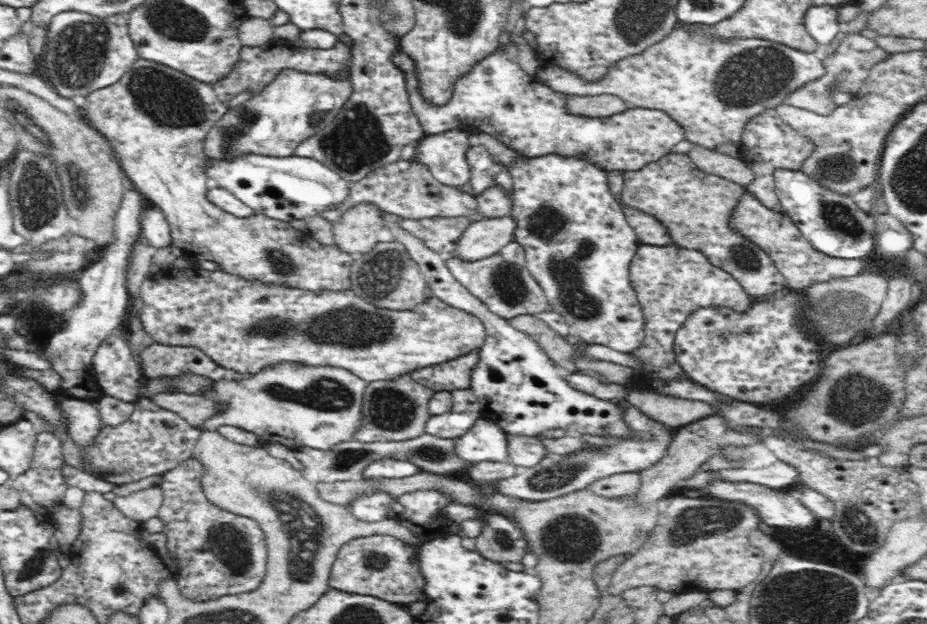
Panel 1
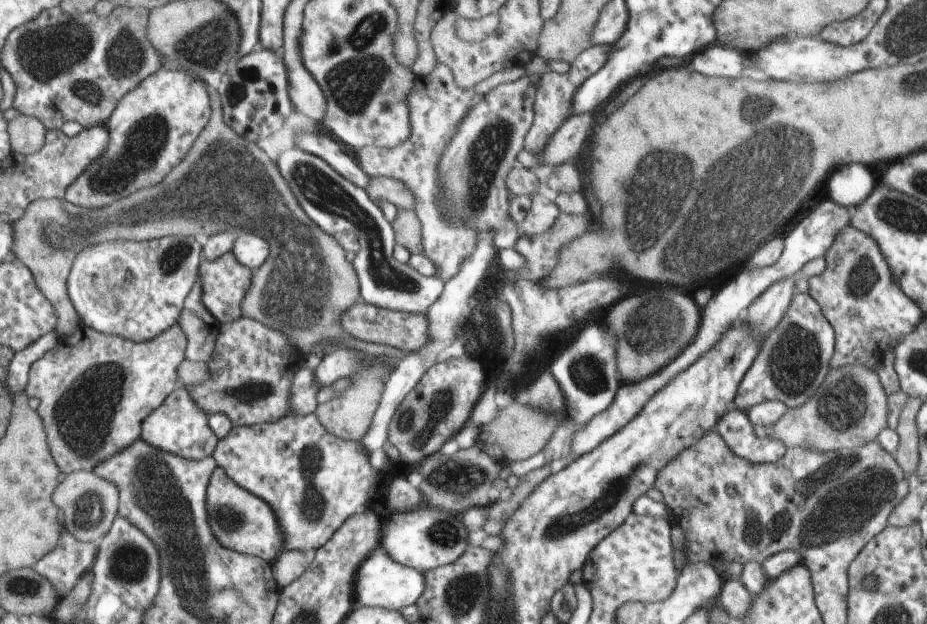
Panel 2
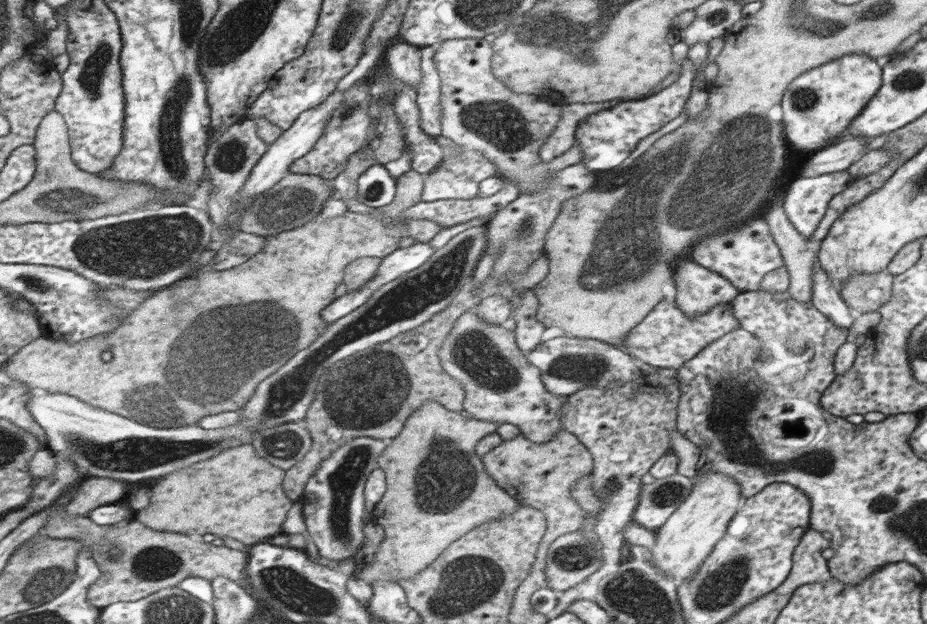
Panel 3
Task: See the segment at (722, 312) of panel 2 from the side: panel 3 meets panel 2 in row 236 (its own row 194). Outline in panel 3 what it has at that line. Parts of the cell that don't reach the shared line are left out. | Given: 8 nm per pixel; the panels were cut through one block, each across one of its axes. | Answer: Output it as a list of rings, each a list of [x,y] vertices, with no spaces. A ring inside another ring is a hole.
[[[847,170],[791,182],[783,196],[783,210],[791,226],[807,240],[829,208],[829,200],[843,192],[849,182],[851,174]]]

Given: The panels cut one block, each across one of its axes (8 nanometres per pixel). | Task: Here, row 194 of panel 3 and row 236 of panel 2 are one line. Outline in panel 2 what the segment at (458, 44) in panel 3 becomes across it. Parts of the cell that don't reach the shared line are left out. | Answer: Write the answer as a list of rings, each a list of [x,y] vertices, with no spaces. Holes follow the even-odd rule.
[[[533,196],[533,206],[527,218],[523,218],[521,226],[517,226],[519,236],[533,238],[537,234],[545,234],[551,226],[555,226],[555,218],[559,218],[559,208],[555,202],[549,202],[545,196]]]

